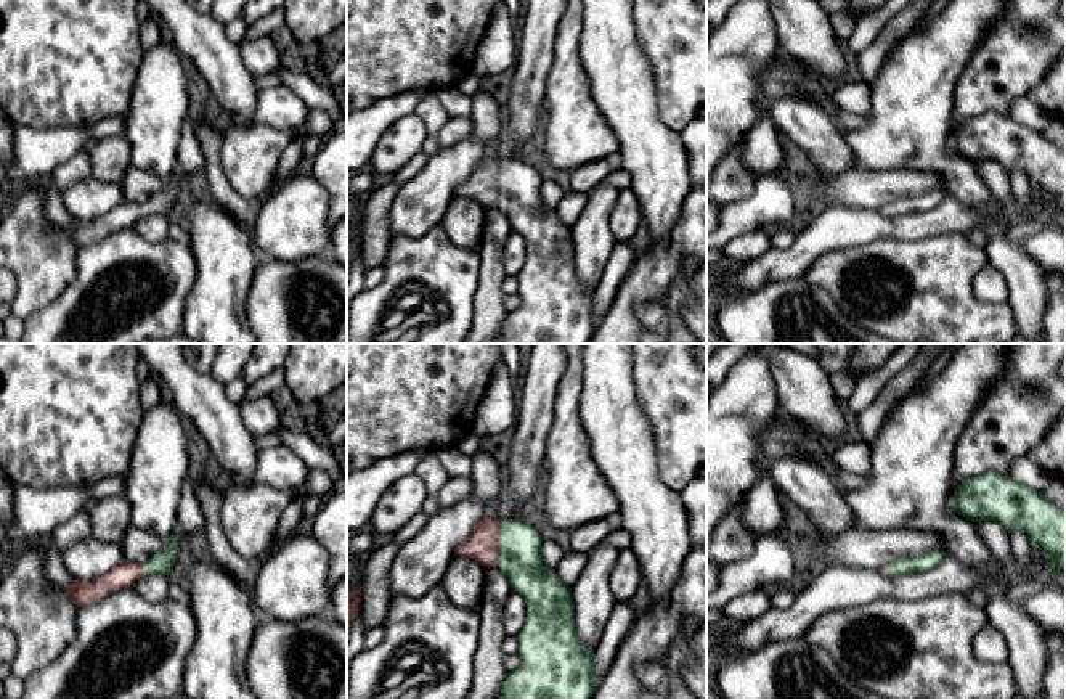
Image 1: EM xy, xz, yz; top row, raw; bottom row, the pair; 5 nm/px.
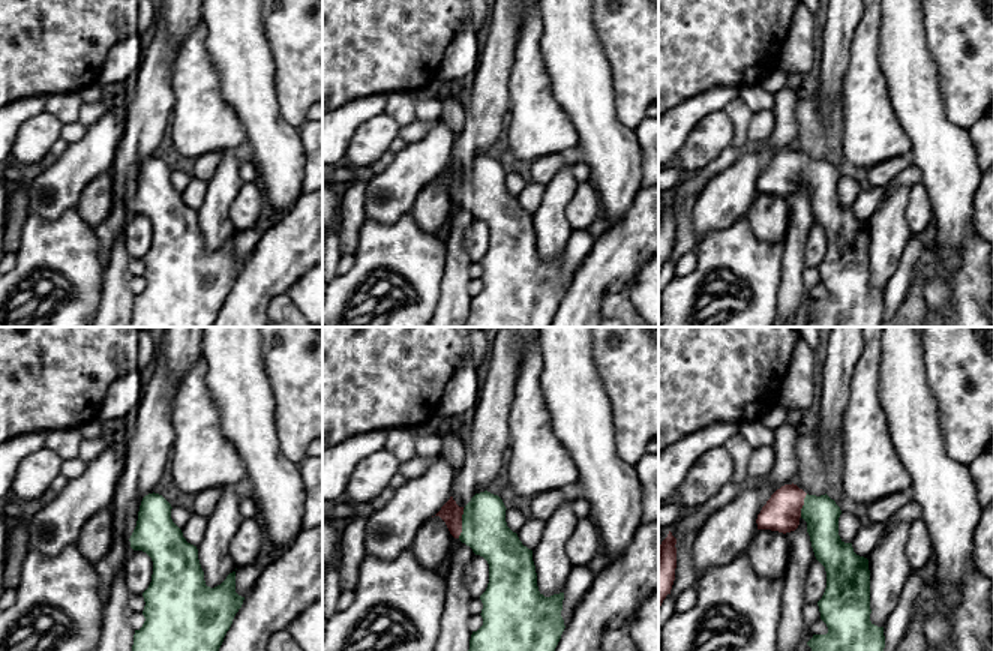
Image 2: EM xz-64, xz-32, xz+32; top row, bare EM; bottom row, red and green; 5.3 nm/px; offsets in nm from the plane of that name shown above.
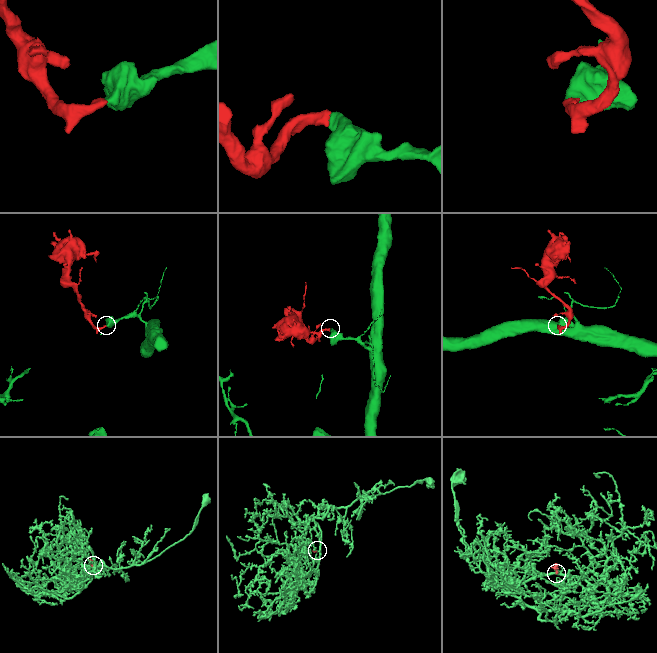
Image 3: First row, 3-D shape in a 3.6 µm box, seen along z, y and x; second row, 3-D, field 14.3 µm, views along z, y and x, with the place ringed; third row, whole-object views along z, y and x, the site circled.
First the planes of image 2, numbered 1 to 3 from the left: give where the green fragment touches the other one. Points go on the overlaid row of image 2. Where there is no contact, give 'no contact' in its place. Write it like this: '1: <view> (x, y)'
1: no contact
2: xz-32 (461, 524)
3: xz+32 (803, 504)

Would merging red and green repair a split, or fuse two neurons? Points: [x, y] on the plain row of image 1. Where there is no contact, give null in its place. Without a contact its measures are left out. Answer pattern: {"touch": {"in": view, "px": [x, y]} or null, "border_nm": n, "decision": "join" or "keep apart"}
{"touch": {"in": "xz", "px": [498, 183]}, "border_nm": 220, "decision": "join"}

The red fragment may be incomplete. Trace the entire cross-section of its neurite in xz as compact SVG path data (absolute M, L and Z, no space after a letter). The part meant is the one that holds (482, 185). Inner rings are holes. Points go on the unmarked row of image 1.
M483 157L472 174L456 188L454 196L470 198L483 207L498 206L507 217L512 231L519 233L527 243L527 260L517 275L519 296L522 305L507 312L501 328L501 344L591 344L596 331L594 289L581 284L575 268L575 246L572 228L564 225L555 209L546 209L541 199L543 177L523 159L509 159L506 162Z

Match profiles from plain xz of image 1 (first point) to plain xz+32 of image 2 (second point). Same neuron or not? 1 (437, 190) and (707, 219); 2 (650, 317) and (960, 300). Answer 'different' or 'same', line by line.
1: same
2: different

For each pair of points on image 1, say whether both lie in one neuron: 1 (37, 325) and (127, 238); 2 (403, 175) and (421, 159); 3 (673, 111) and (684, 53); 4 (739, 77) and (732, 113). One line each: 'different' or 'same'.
1: same
2: same
3: same
4: same

